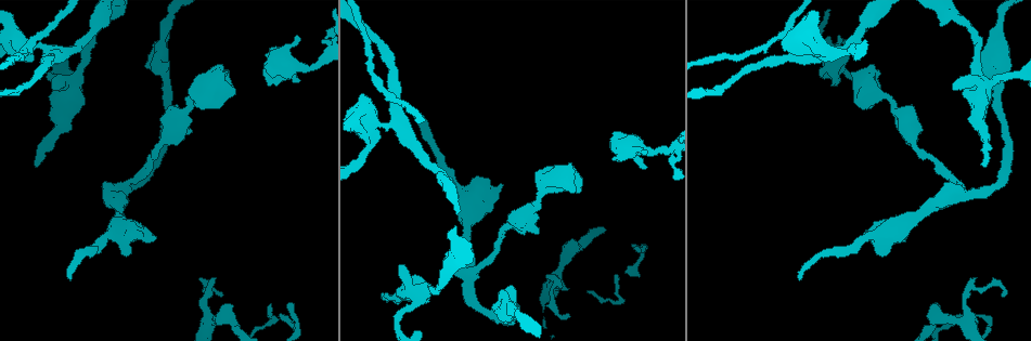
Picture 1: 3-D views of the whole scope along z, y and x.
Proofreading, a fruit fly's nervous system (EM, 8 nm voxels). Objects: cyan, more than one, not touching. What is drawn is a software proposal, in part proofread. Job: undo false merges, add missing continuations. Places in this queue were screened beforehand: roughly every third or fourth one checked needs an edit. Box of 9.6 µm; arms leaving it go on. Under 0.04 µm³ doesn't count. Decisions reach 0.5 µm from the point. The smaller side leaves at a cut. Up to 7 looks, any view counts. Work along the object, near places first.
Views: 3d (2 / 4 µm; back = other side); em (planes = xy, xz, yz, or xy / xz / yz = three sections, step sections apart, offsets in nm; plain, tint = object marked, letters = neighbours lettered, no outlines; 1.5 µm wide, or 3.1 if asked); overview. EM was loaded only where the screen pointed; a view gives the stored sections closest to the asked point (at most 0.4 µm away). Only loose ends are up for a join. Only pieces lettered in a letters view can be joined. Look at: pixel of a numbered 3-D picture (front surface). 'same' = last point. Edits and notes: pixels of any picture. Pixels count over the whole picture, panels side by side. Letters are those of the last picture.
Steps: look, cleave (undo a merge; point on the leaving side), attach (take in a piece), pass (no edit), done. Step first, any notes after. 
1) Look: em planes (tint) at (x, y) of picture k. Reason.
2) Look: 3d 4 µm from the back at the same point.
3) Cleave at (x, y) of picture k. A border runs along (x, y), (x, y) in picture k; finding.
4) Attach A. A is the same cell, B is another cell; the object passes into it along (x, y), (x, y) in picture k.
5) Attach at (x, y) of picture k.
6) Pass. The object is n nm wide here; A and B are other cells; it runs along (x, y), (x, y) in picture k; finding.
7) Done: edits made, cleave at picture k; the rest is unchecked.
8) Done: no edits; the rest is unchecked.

Look: 3d 4 µm at (800, 279) of picture 1. Free end.

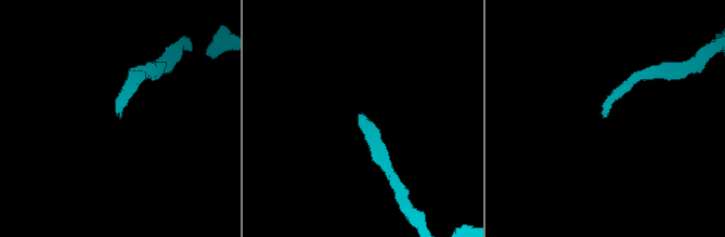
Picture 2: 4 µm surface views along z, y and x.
Look: em xy step 8 (letters) at (362, 117) of picture 2.

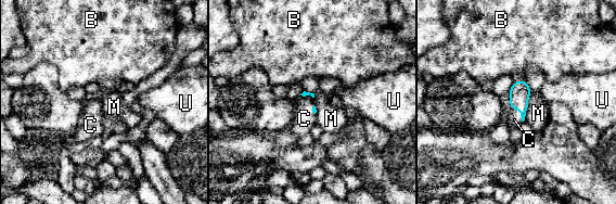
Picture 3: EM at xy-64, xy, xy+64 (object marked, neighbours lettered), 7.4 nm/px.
Look: em planes (letters) at the same point. Another direction.

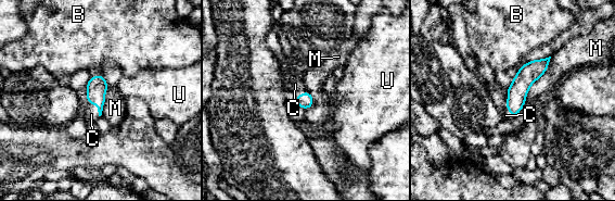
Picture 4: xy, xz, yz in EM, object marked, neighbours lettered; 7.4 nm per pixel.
Attach C. The object is 120 nm wide here; C is the same cell, B, M and U are other cells; the object passes into it along (97, 86), (98, 107), (91, 114) in picture 4; it goes on there.

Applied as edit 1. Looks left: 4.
Look: overview. See it whole again.

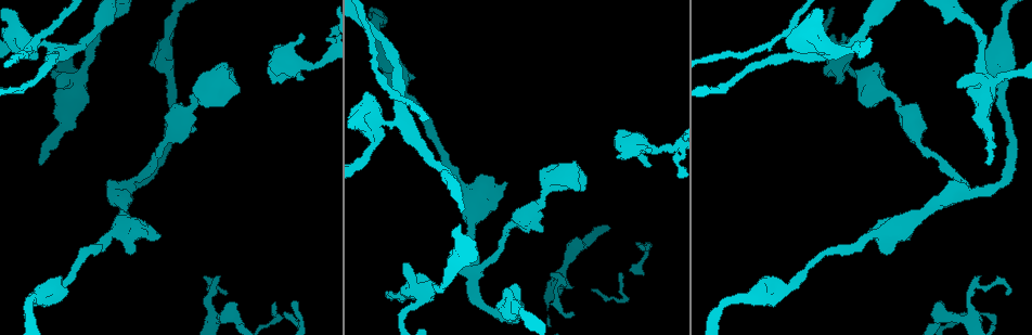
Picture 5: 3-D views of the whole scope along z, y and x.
Look: 3d 4 µm at (52, 49) of picture 5. A fork.

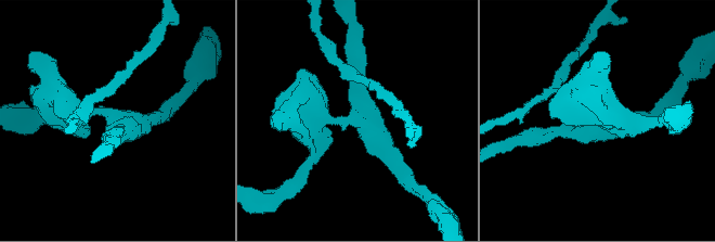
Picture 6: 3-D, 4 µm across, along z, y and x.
Look: em planes (tint) at (114, 119) of picture 6. 3 arms meet here; the arms are 200, 300, 380 nm wide; need the tissue.

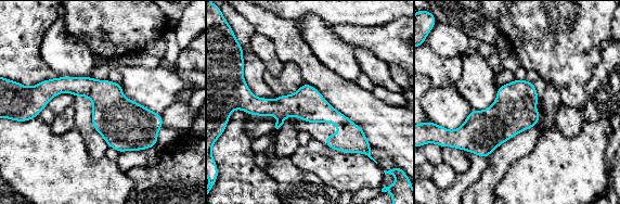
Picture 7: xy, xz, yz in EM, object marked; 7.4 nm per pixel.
Look: em planes (letters) at the same point.

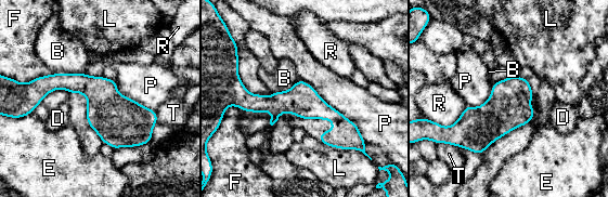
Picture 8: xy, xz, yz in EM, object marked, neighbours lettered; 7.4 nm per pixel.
Pass. B, D, E, F, L, P, R and T are other cells; it runs along (241, 100), (306, 103), (357, 136) in picture 8; all the same neuron.

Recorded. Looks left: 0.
Done: edits made, attach at picture 4; the rest is unchecked.

